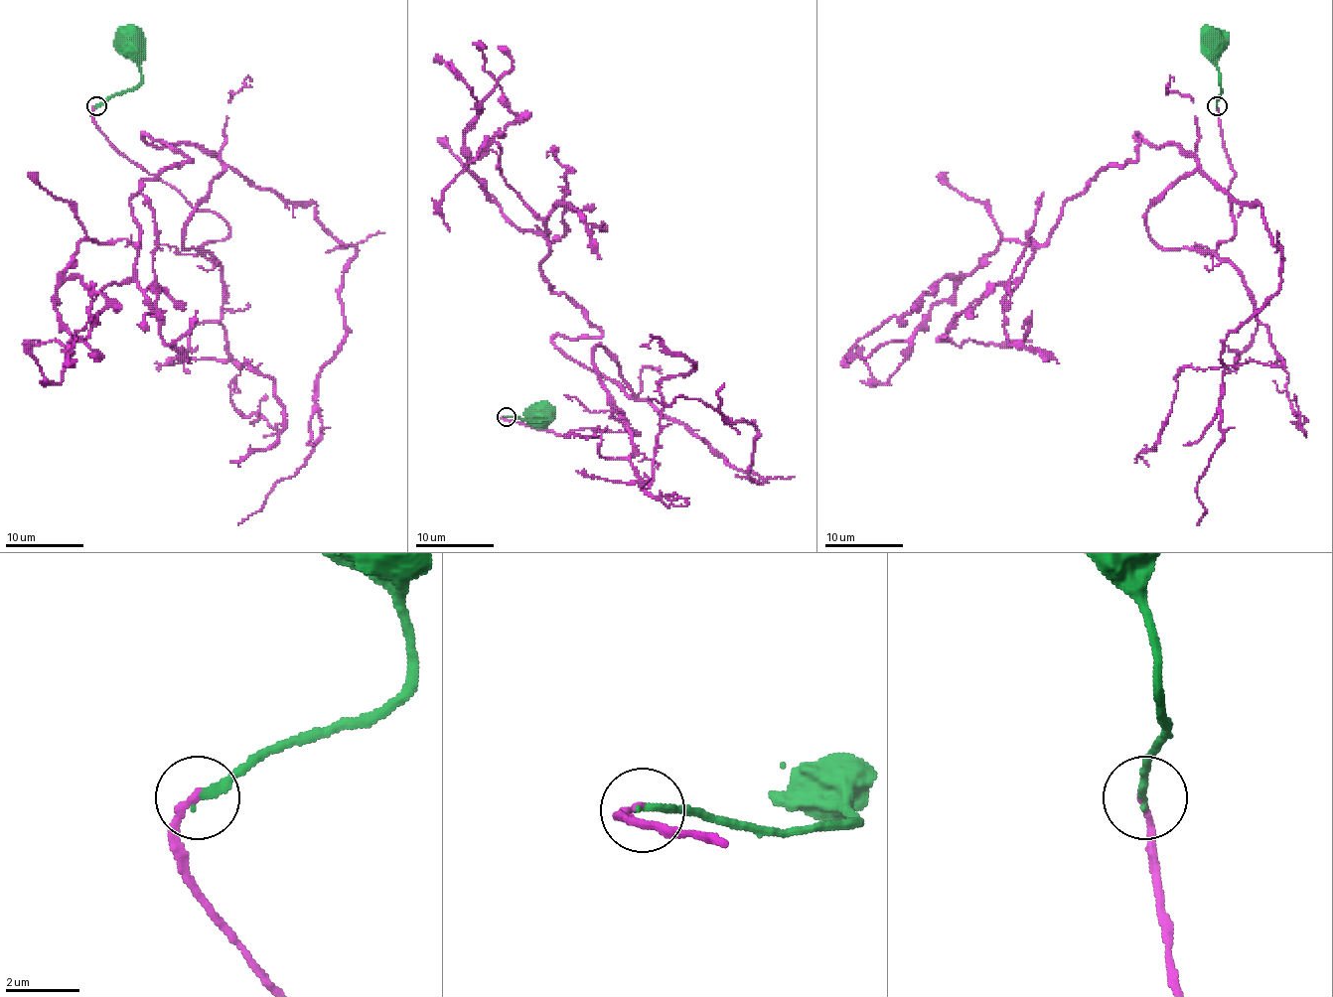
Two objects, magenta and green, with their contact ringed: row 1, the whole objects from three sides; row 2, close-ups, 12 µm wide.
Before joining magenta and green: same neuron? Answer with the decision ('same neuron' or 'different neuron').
same neuron

